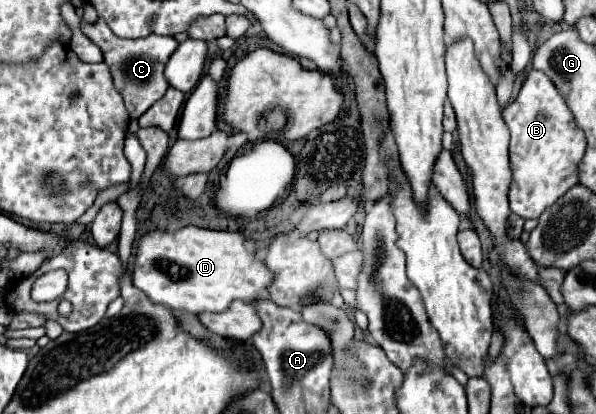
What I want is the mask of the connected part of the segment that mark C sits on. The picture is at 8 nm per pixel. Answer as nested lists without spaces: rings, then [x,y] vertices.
[[[101,18],[93,24],[81,22],[81,30],[85,32],[87,38],[91,38],[103,50],[105,64],[111,68],[113,82],[115,82],[117,90],[123,94],[125,108],[131,118],[137,120],[145,110],[149,110],[157,100],[163,98],[165,90],[169,88],[167,80],[163,78],[163,68],[167,64],[167,58],[173,54],[173,50],[177,46],[177,40],[173,36],[149,34],[147,38],[127,40],[127,38],[115,36]]]

